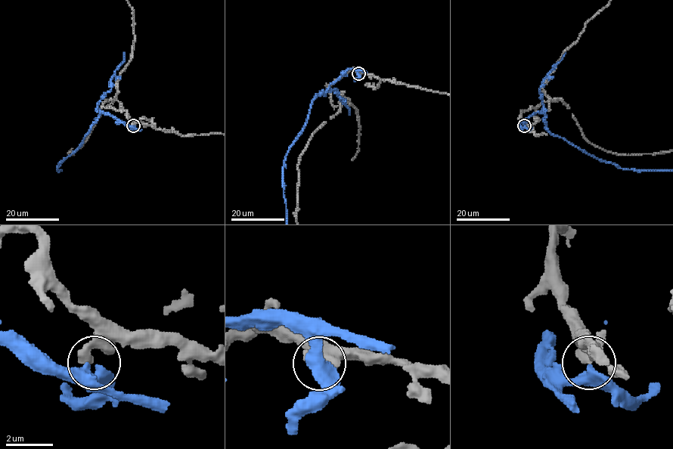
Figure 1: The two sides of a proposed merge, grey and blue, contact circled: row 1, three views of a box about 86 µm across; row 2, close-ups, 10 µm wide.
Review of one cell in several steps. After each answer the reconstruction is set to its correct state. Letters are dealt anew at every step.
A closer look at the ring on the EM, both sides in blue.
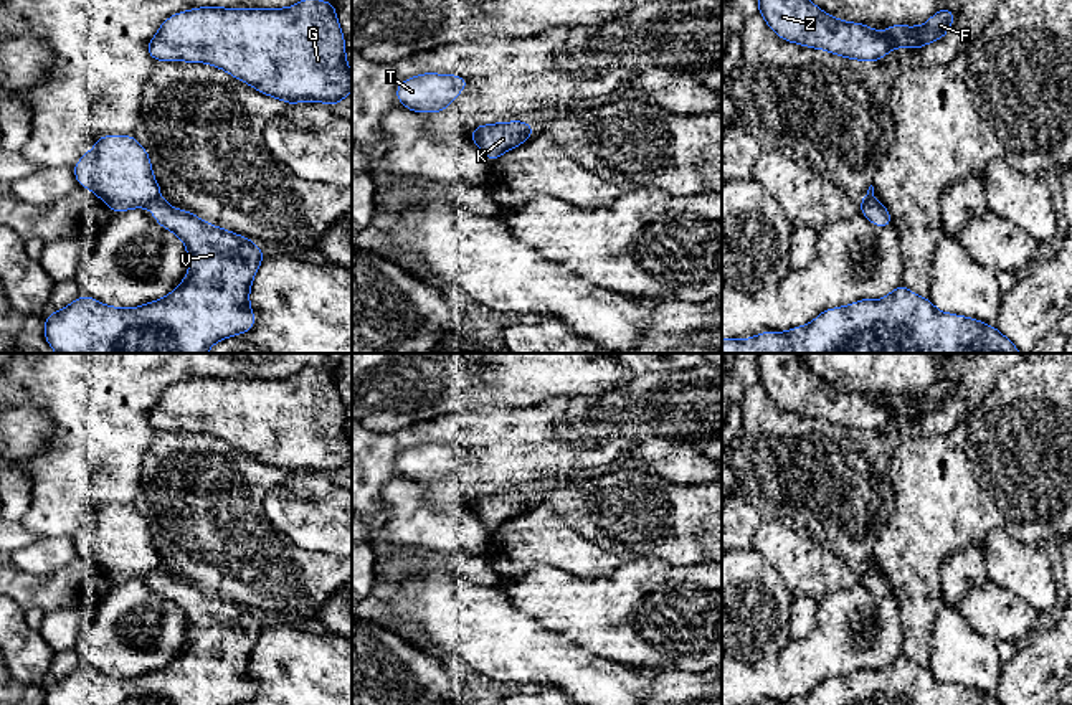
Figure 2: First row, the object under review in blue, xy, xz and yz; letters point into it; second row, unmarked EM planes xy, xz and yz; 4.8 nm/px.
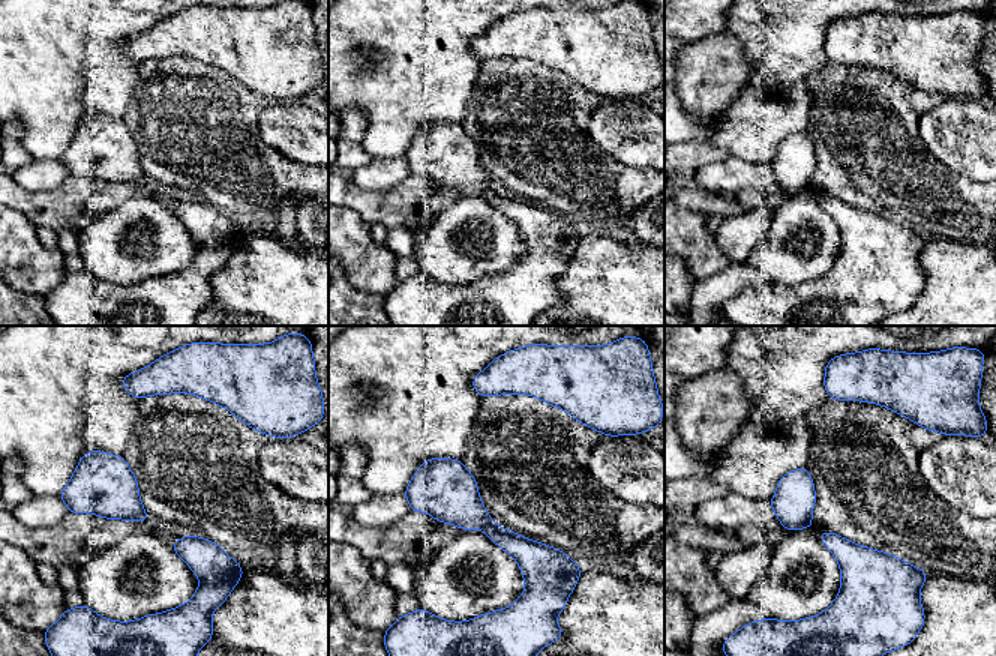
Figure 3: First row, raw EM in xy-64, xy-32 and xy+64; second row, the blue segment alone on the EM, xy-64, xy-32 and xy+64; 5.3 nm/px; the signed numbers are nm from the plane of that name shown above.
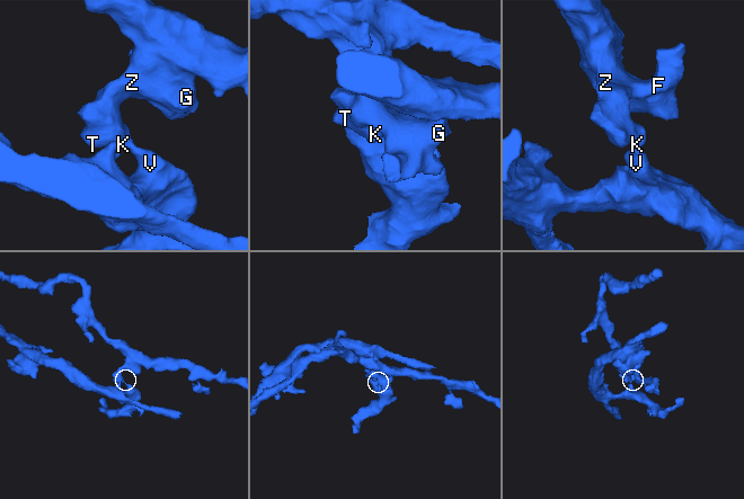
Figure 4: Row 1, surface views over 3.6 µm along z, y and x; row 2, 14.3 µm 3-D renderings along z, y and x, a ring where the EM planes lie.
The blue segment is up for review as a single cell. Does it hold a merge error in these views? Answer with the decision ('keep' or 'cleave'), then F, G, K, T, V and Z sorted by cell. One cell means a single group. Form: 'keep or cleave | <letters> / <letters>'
cleave | F G K T Z / V

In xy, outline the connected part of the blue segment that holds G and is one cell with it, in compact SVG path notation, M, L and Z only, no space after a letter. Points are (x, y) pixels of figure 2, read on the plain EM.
M317 368L273 380L180 381L160 395L147 421L155 431L213 434L287 474L337 476L352 461L335 376Z

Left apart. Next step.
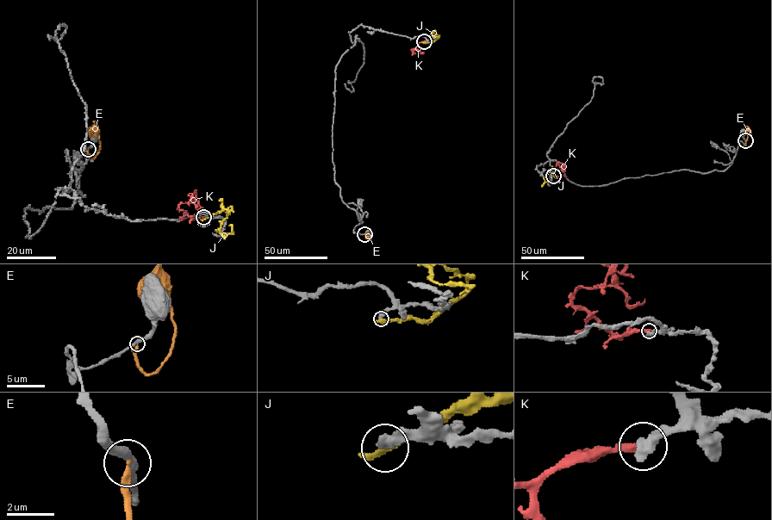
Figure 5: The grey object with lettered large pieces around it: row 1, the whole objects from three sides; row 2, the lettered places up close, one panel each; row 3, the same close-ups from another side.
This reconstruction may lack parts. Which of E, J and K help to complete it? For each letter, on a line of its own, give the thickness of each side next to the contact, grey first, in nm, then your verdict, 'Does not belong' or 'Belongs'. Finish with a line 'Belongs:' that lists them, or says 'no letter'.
E: Thickness 360 nm (grey) against 280 nm. Does not belong
J: Thickness 400 nm (grey) against 480 nm. Does not belong
K: Thickness 550 nm (grey) against 320 nm. Does not belong
Belongs: no letter

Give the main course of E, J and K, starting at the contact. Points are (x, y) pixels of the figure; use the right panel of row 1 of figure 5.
E: (745, 140), (748, 127), (744, 126)
J: (554, 176), (548, 170), (544, 179), (548, 183), (550, 179)
K: (553, 176), (560, 176), (562, 168), (563, 171), (565, 167), (558, 162), (554, 170)

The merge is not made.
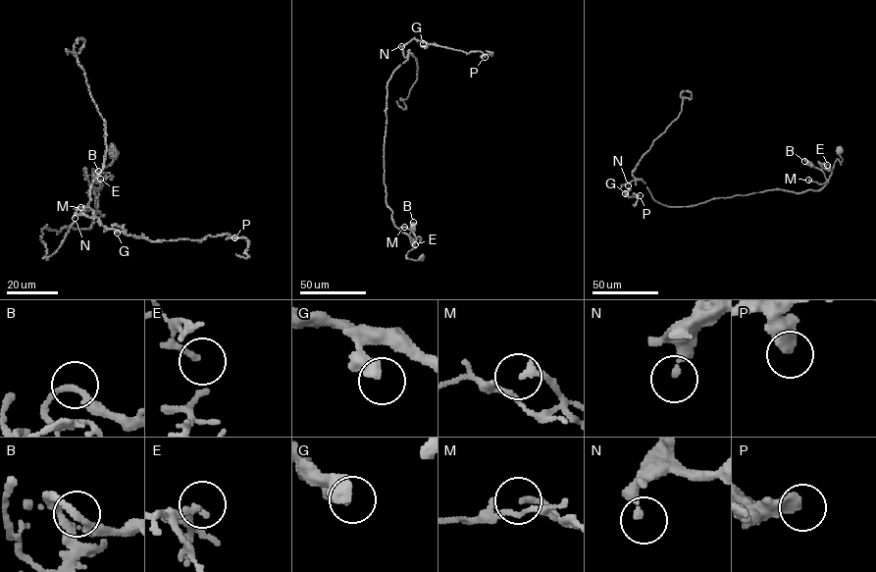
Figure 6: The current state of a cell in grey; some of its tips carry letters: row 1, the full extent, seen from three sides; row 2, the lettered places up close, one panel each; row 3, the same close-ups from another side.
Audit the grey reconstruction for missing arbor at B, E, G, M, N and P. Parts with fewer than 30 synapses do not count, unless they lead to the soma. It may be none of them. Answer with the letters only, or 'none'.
P

